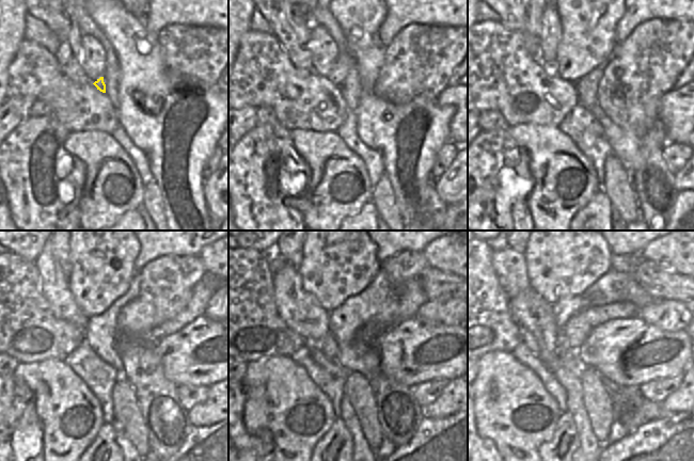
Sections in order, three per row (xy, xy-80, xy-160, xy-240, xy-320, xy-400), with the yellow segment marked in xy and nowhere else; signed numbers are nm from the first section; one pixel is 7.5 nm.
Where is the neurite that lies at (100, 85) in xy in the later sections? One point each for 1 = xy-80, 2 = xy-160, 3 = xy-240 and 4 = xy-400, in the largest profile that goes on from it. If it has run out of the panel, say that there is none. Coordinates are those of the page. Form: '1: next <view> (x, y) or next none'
1: next xy-80 (367, 13)
2: next xy-160 (588, 13)
3: next xy-240 (103, 252)
4: next xy-400 (566, 254)

